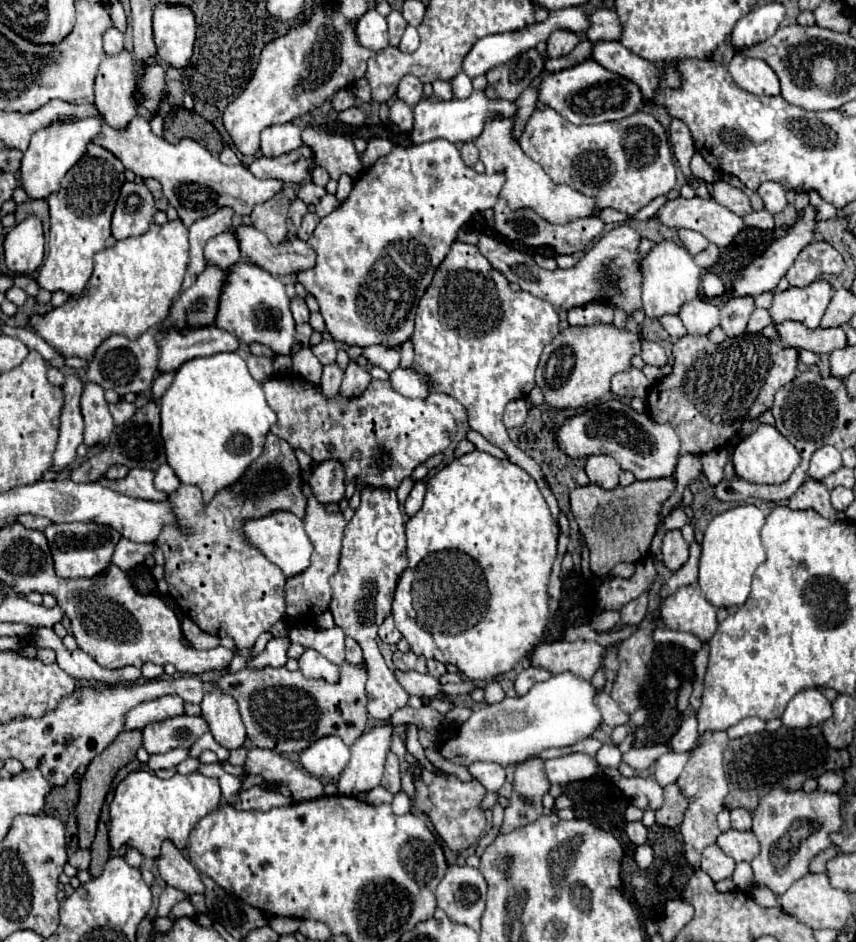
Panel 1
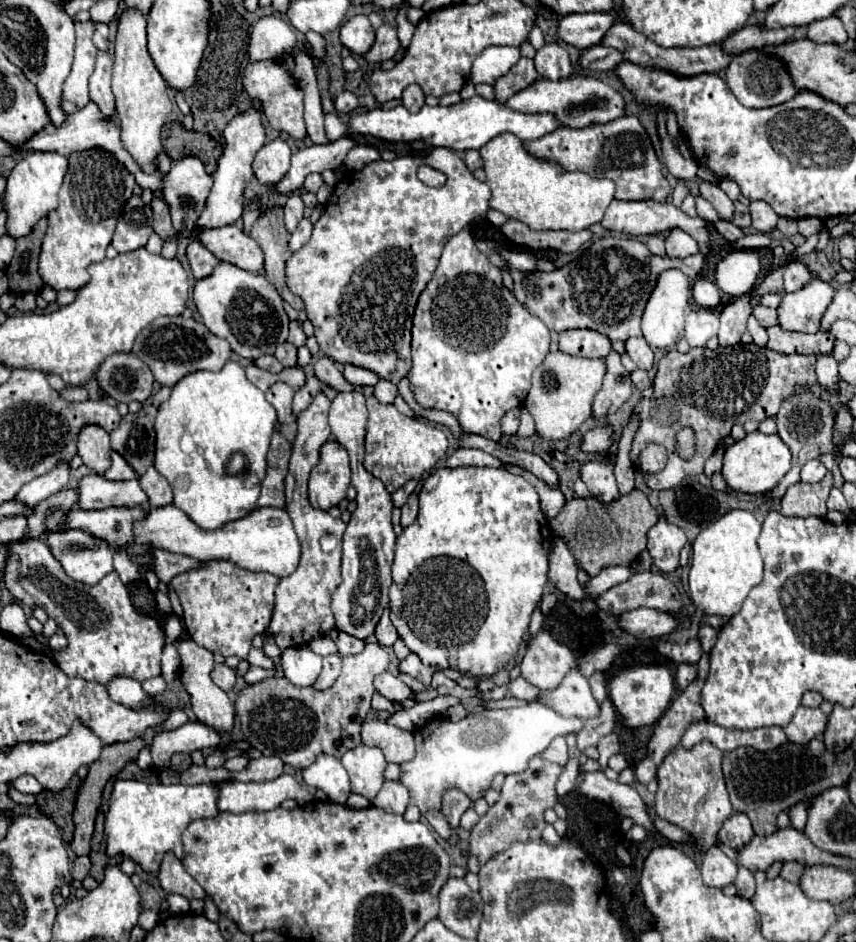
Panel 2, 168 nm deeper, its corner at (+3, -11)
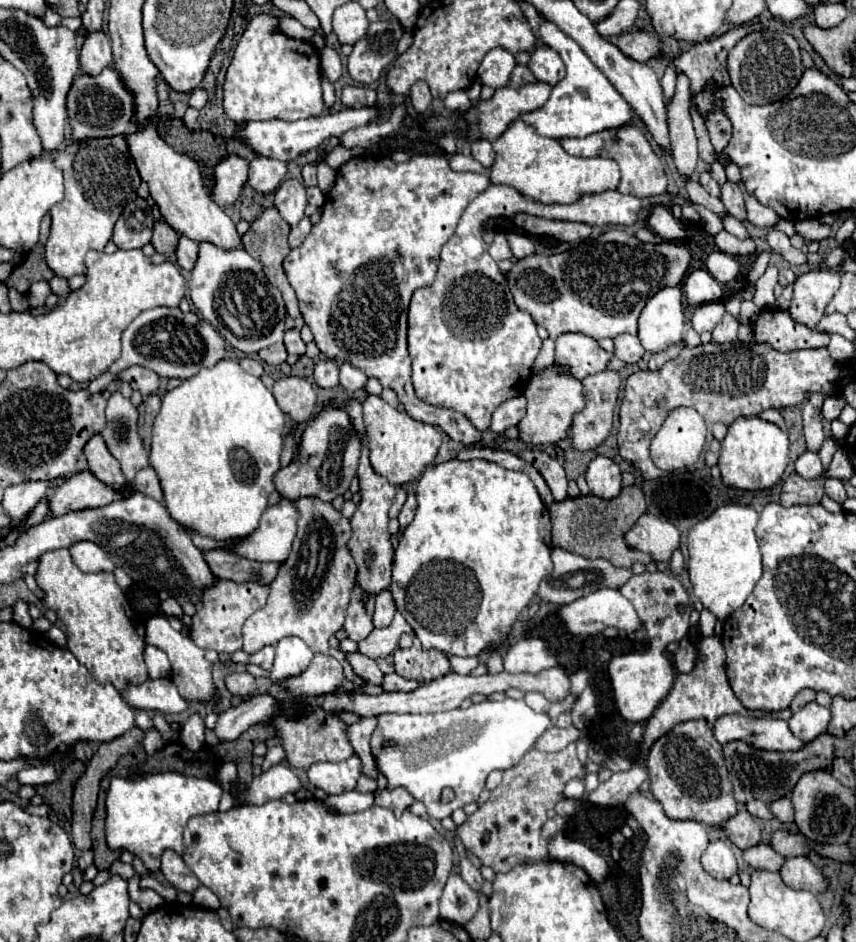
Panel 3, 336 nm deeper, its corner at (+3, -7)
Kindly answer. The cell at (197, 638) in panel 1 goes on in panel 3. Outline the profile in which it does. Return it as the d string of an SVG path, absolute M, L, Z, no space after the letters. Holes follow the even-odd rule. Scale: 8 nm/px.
M155 615L155 617L149 617L145 623L145 639L147 639L147 645L155 645L167 653L167 657L171 661L171 681L177 685L181 697L185 697L189 701L209 701L209 699L217 697L217 691L213 689L213 681L211 681L213 665L205 659L205 651L201 647L197 647L187 633L175 631L169 625L167 617Z

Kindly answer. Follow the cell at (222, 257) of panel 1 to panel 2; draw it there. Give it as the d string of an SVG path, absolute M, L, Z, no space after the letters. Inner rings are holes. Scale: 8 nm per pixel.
M197 239L191 241L191 245L187 247L187 257L189 257L189 265L191 271L195 275L195 279L205 279L207 275L211 275L211 271L221 263L211 251L207 251Z

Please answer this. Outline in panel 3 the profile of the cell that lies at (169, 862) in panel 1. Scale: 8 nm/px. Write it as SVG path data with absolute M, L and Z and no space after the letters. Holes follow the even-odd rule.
M167 849L161 857L161 873L165 875L167 883L171 883L177 891L193 893L201 885L199 879L195 877L195 873L183 863L181 855L177 855L171 849Z

